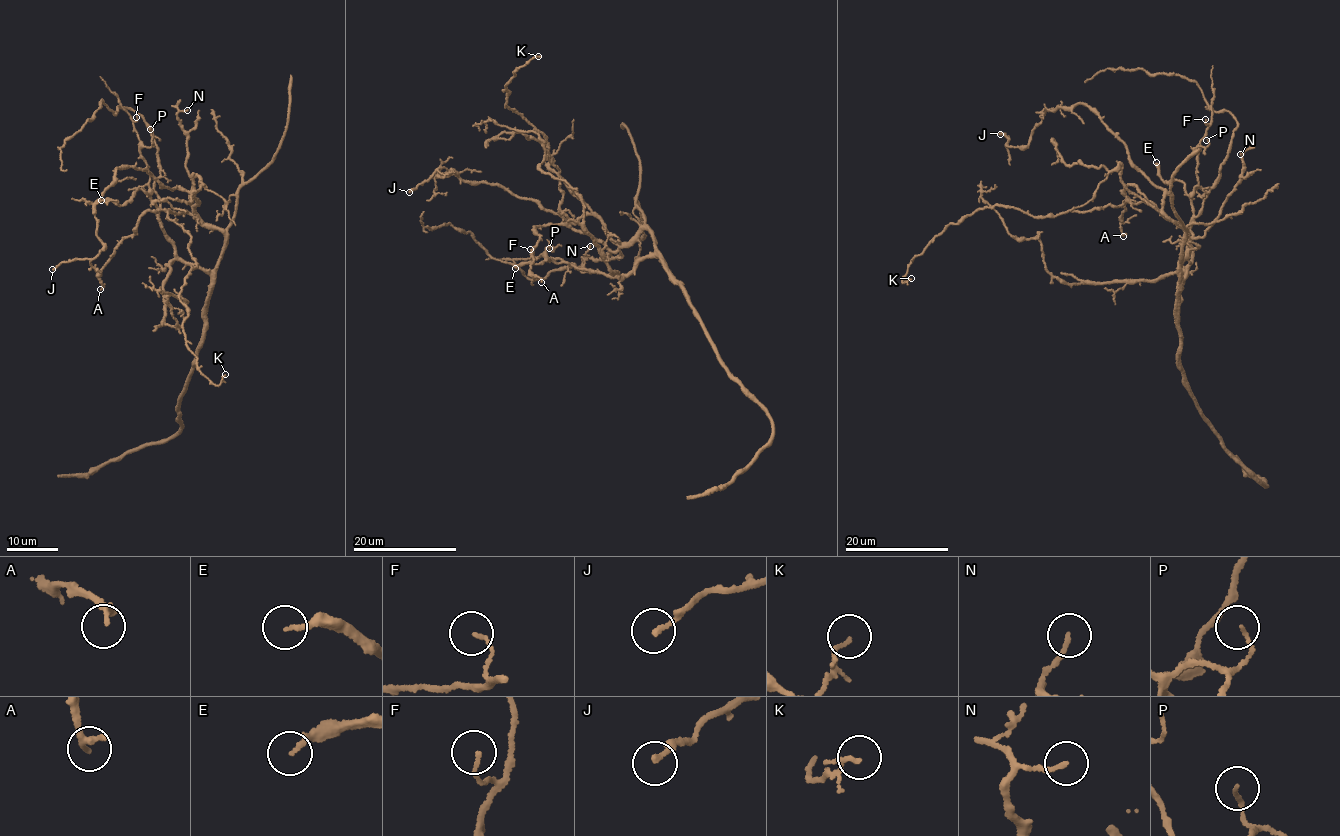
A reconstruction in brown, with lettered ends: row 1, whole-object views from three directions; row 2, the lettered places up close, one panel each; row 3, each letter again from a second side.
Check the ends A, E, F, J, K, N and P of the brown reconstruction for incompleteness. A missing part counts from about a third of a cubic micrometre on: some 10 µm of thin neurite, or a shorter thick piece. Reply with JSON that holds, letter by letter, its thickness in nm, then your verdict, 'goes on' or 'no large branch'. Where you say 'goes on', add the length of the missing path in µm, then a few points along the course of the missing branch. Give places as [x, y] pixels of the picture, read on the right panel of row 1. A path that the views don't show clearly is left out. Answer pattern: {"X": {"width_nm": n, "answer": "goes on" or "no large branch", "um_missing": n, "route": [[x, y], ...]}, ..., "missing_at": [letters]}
{"A": {"width_nm": 120, "answer": "no large branch"}, "E": {"width_nm": 160, "answer": "no large branch"}, "F": {"width_nm": 110, "answer": "no large branch"}, "J": {"width_nm": 180, "answer": "no large branch"}, "K": {"width_nm": 100, "answer": "no large branch"}, "N": {"width_nm": 140, "answer": "no large branch"}, "P": {"width_nm": 110, "answer": "no large branch"}, "missing_at": []}

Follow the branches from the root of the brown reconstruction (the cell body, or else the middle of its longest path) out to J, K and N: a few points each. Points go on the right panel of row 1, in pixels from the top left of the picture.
J: (1180, 290), (1186, 234), (1100, 117), (1059, 106), (1026, 145), (1000, 134)
K: (1180, 290), (1192, 233), (1141, 201), (1041, 218), (984, 207), (935, 236), (902, 281), (911, 278)
N: (1180, 290), (1180, 268), (1190, 241), (1202, 236), (1237, 184), (1242, 167), (1243, 153), (1240, 154)

